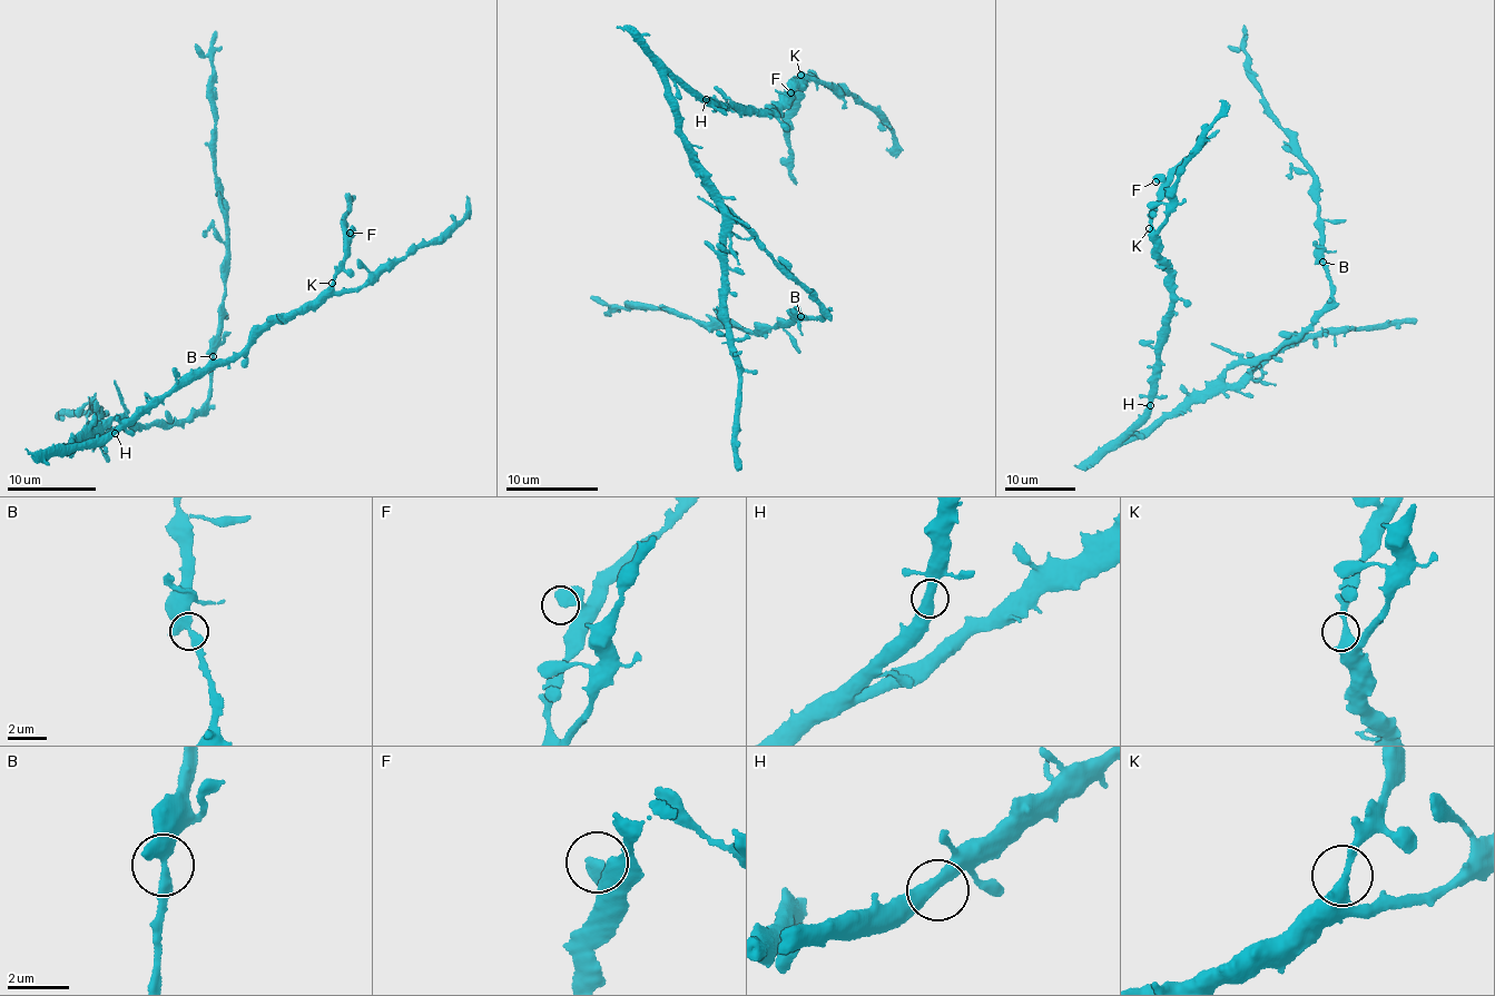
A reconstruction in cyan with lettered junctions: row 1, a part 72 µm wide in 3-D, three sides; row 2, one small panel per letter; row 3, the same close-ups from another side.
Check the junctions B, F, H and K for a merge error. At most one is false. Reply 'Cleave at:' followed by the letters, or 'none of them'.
Cleave at: none of them

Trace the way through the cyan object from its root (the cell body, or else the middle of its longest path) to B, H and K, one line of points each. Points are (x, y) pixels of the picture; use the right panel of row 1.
B: (1190, 398), (1233, 365), (1256, 362), (1310, 325), (1330, 294), (1329, 273), (1321, 263)
H: (1190, 398), (1142, 436), (1130, 434), (1141, 424), (1150, 405)
K: (1190, 398), (1142, 436), (1130, 434), (1142, 422), (1157, 390), (1159, 353), (1173, 313), (1169, 277), (1149, 228)

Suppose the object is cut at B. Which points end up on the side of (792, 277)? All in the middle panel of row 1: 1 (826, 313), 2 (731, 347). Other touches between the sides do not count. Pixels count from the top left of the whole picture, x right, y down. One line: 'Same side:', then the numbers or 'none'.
Same side: 1, 2

